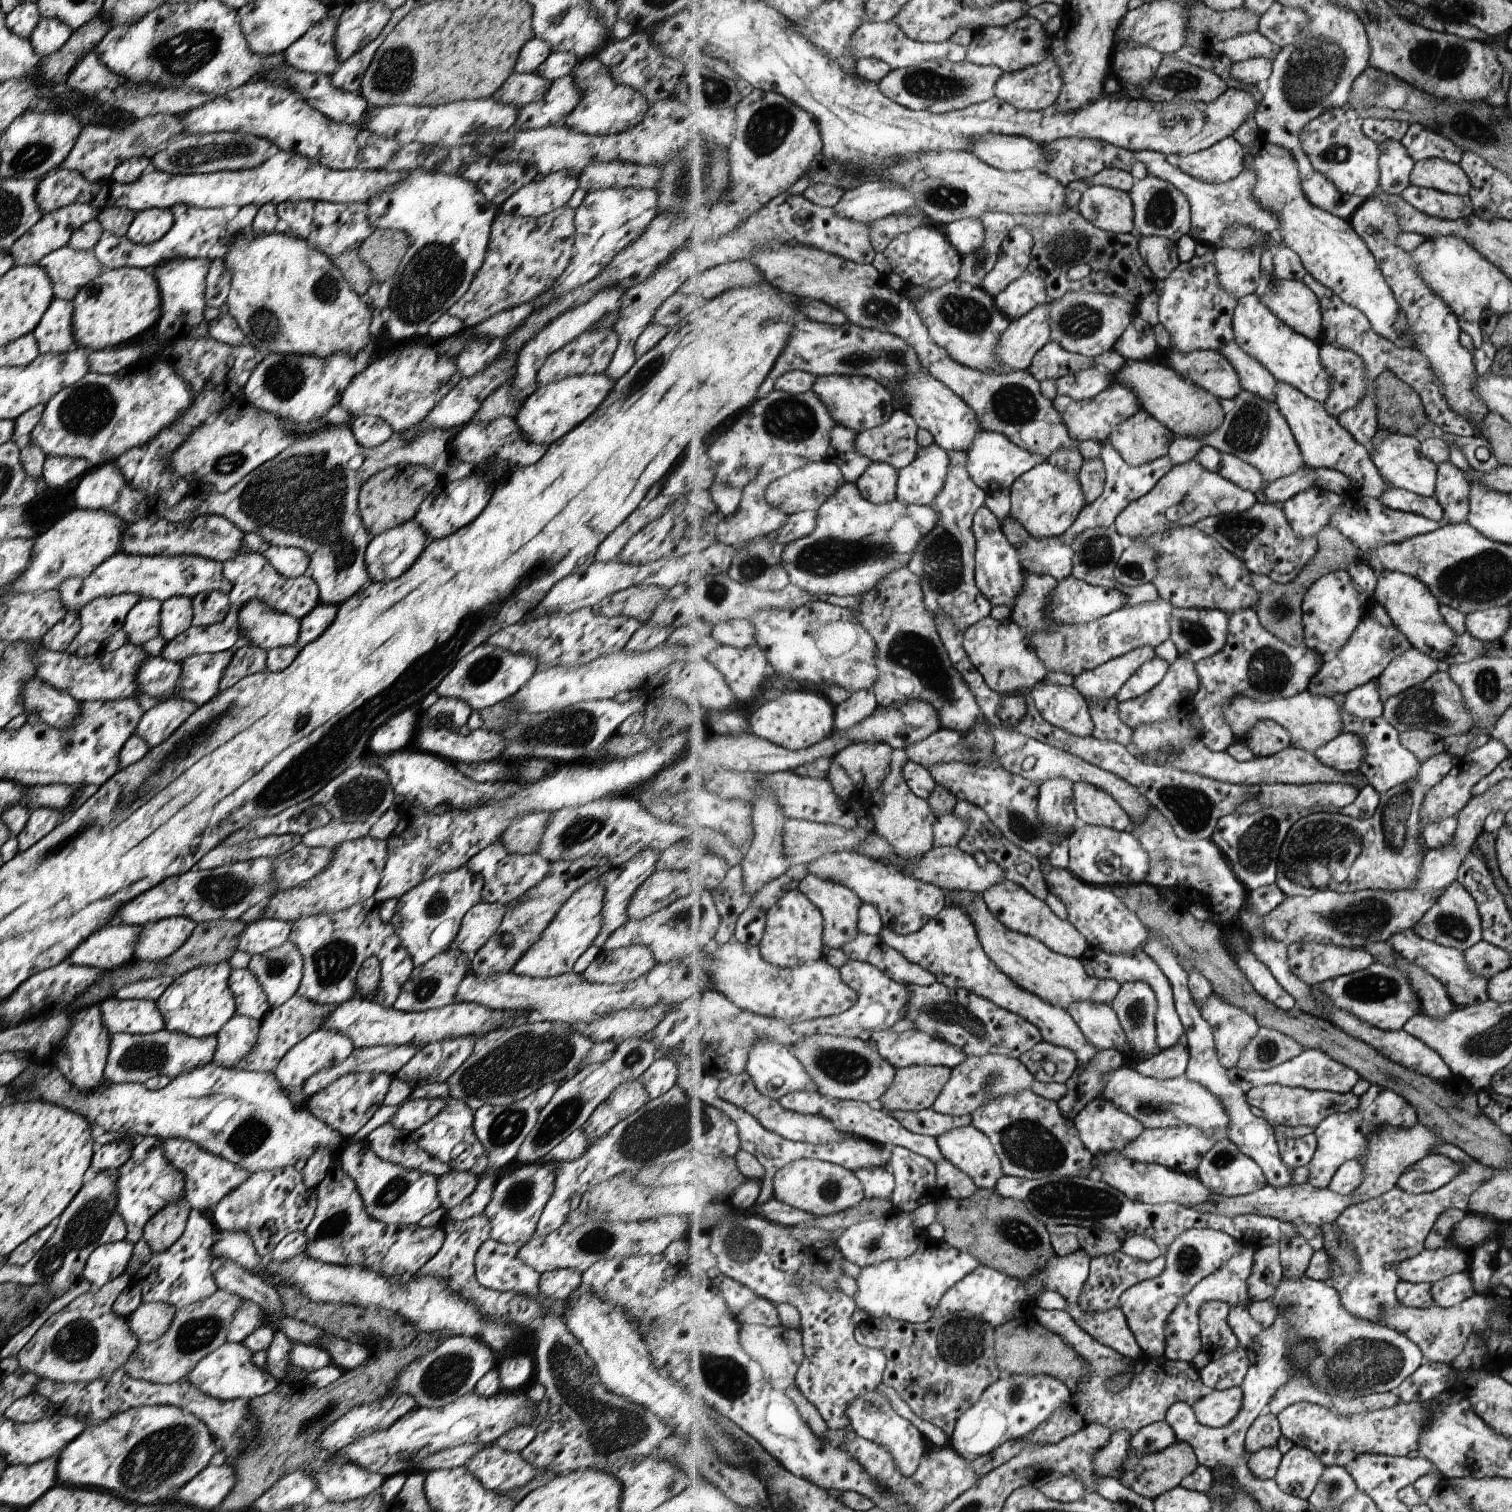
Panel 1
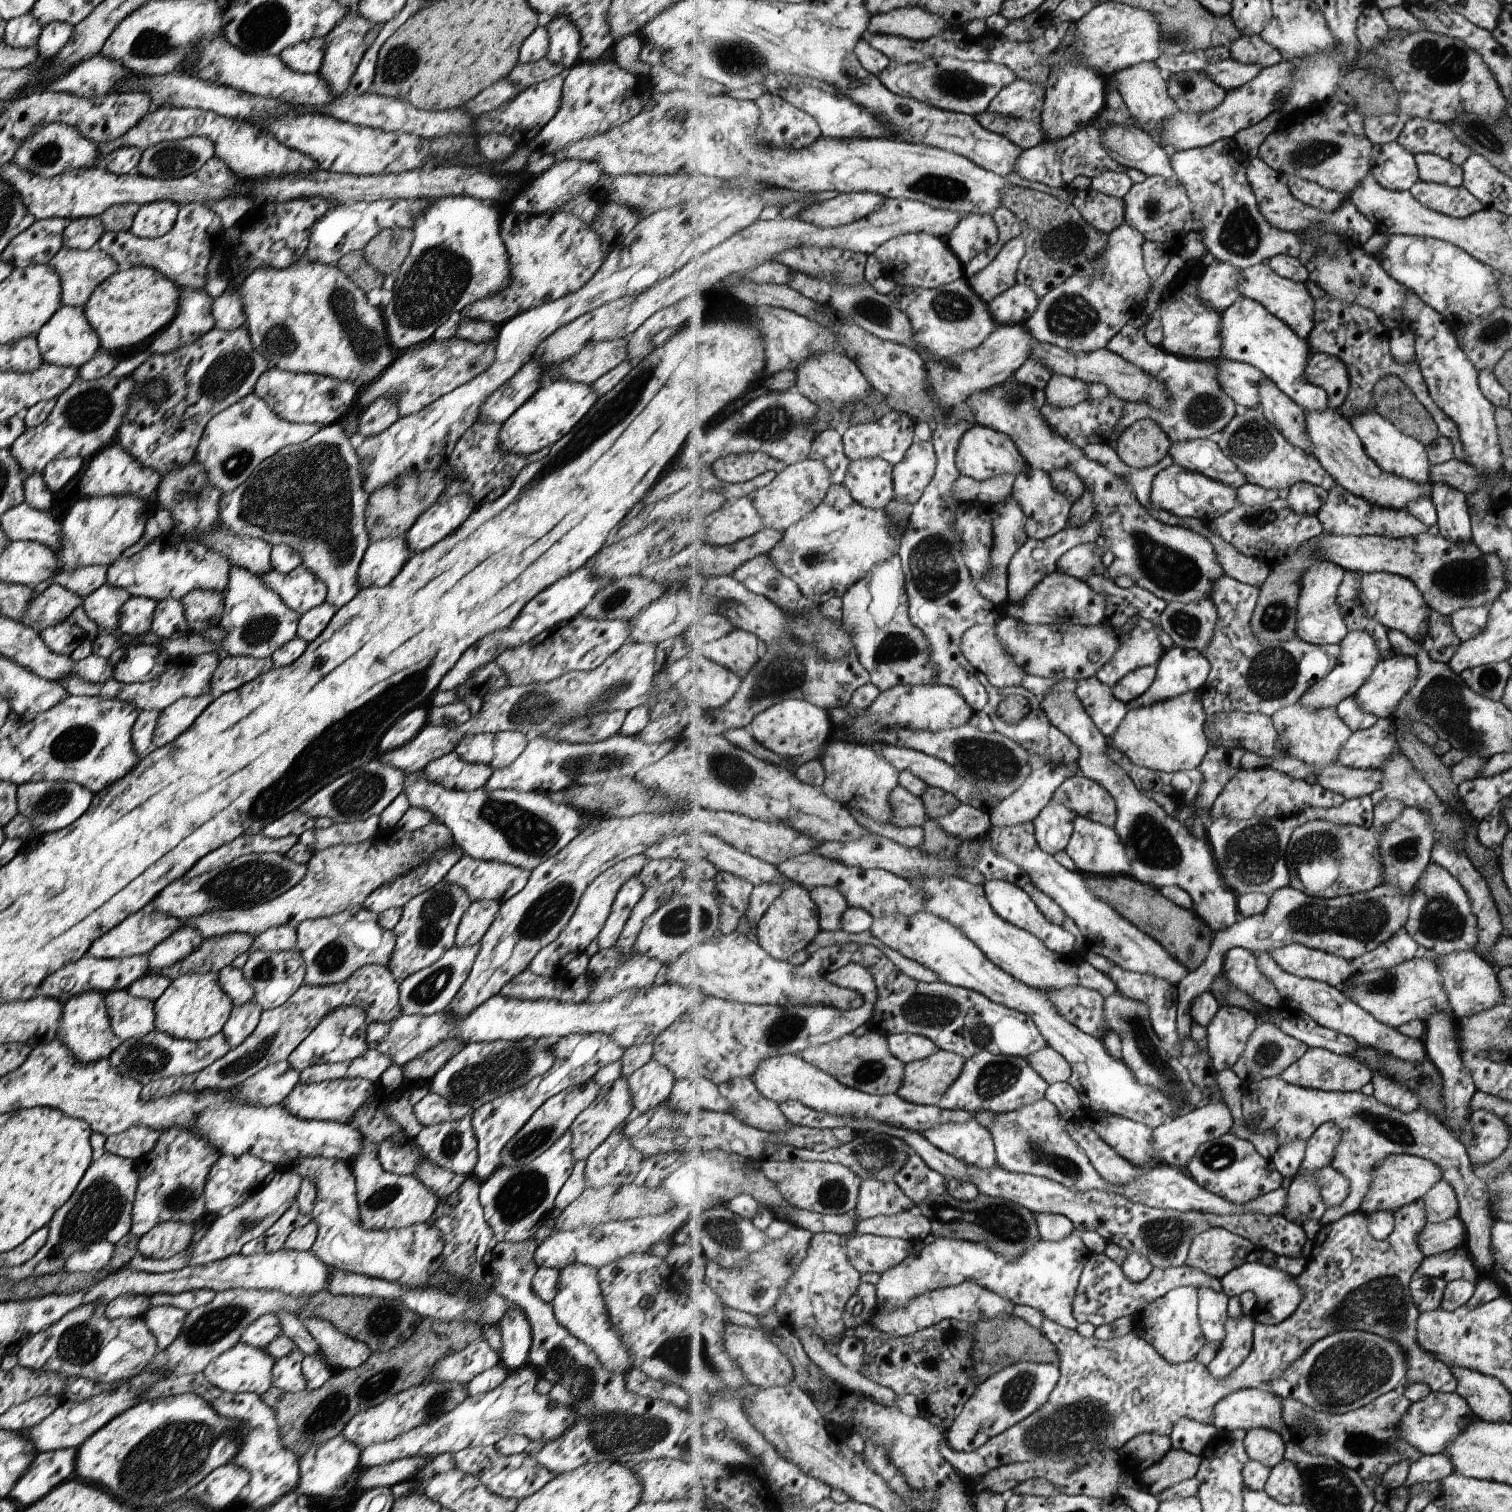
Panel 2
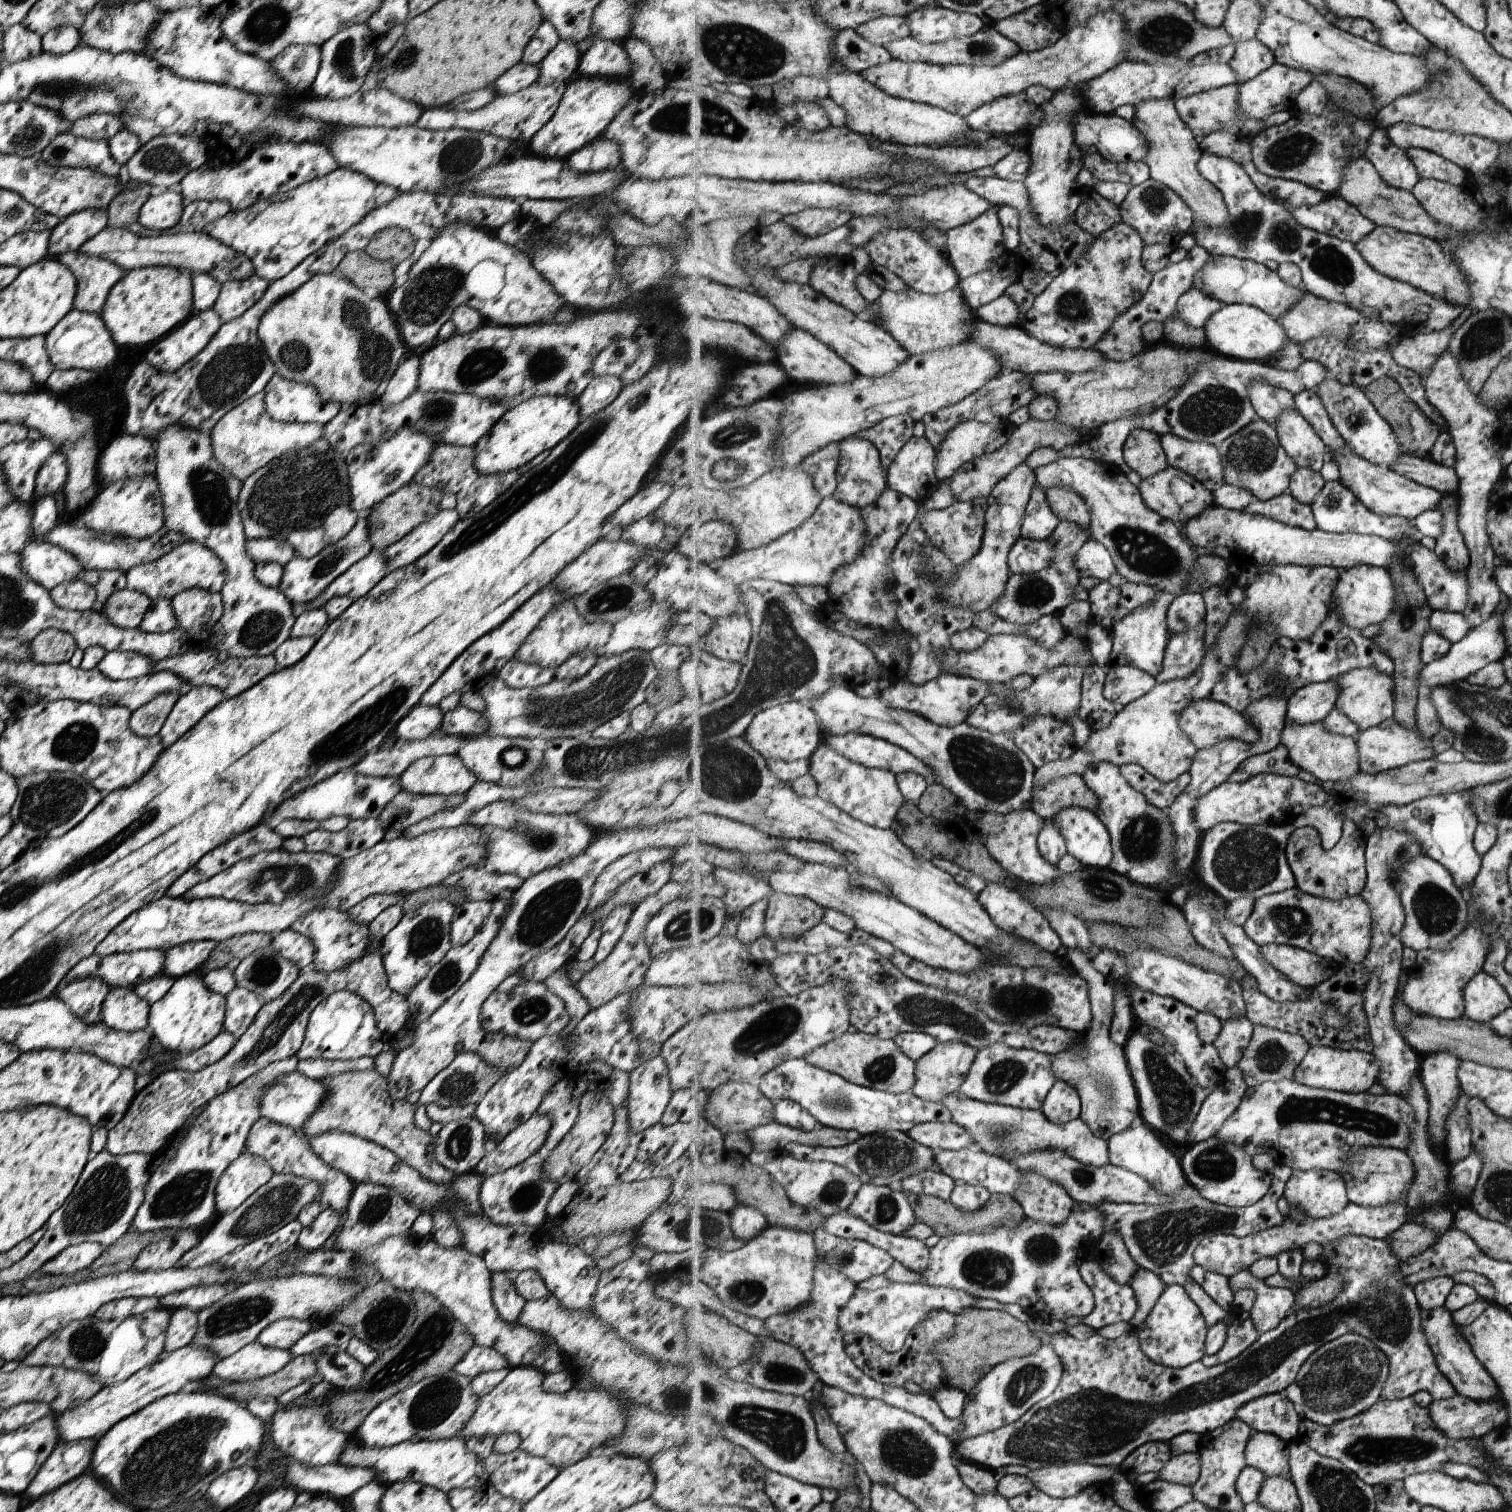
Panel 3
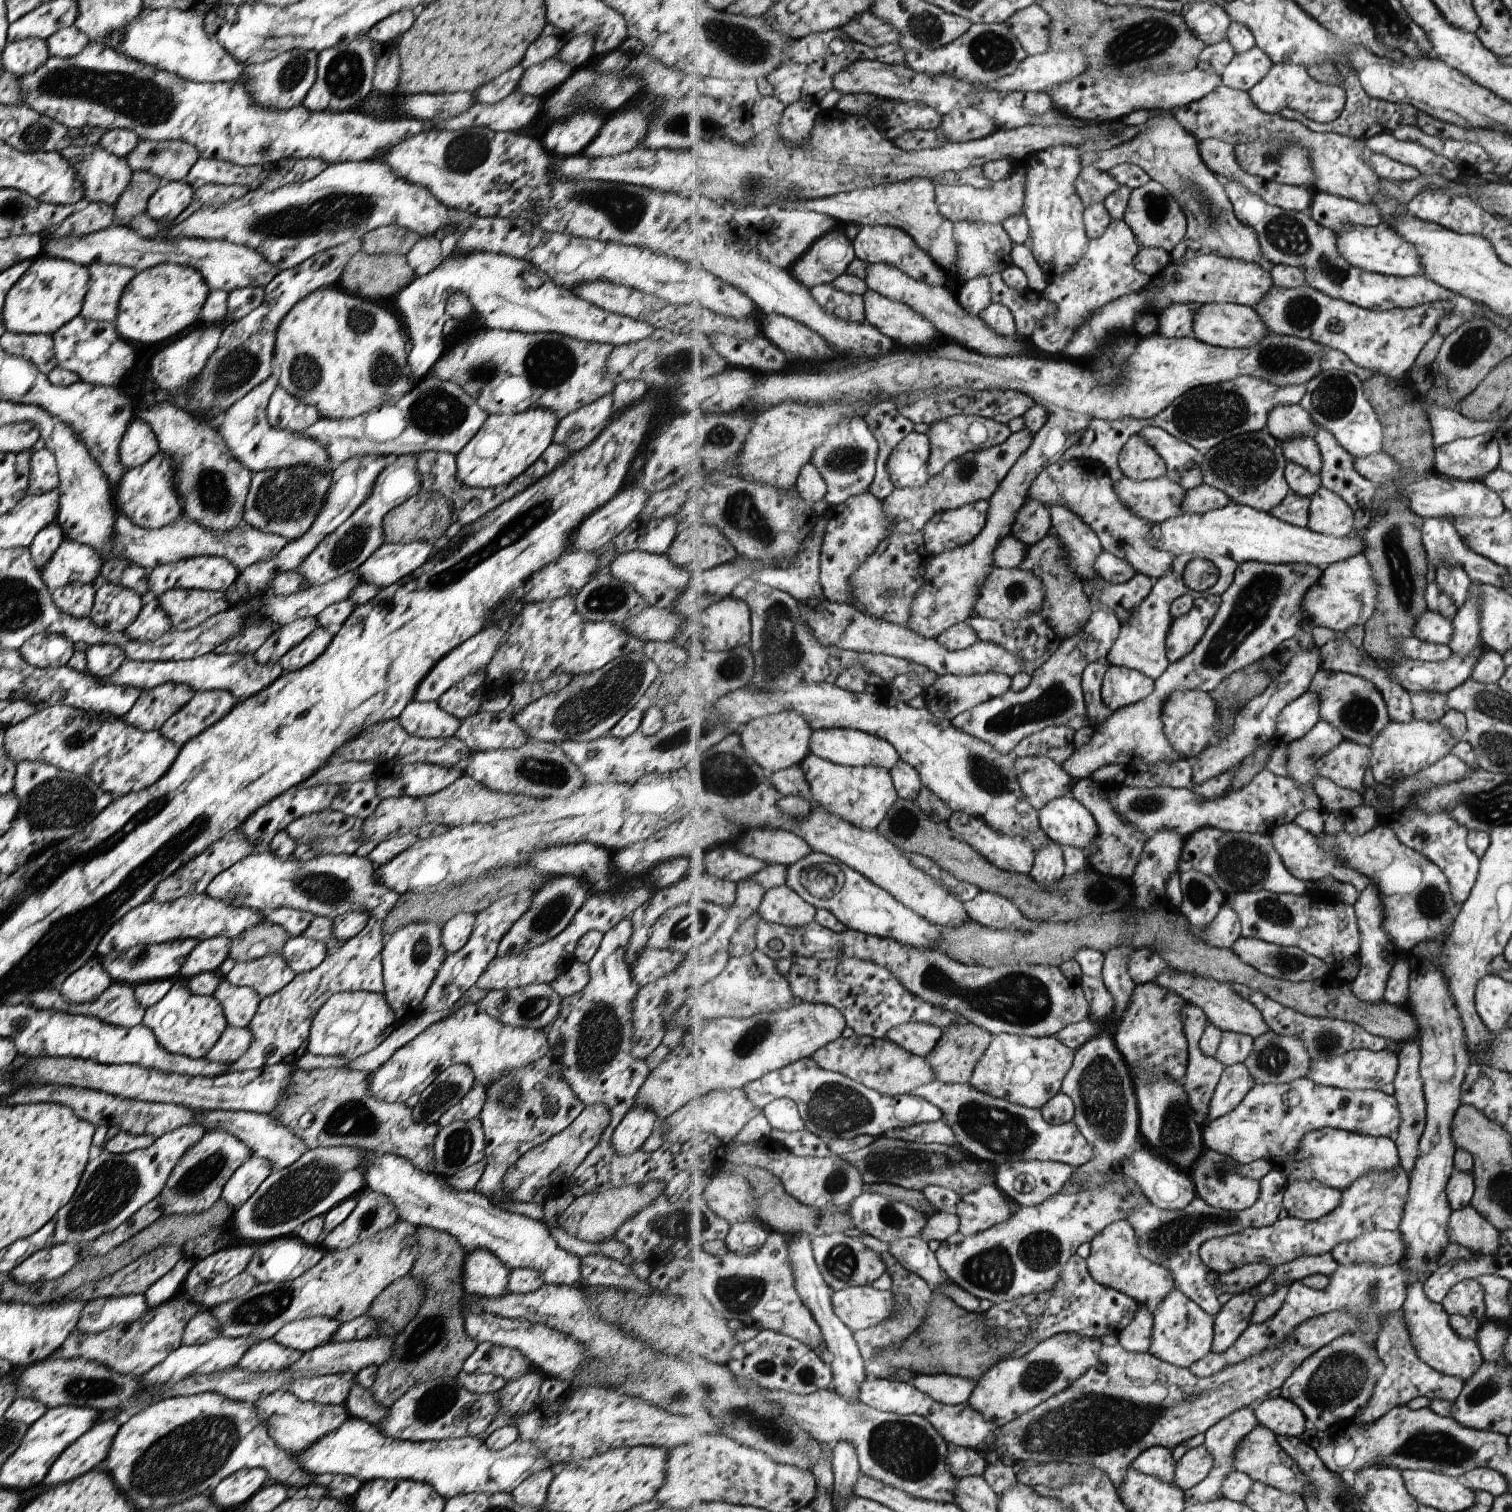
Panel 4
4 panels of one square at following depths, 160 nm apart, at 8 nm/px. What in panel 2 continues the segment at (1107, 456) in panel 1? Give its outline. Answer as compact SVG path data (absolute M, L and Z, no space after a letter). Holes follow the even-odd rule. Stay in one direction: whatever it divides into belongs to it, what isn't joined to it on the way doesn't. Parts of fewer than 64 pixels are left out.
M1093 518L1082 527L1065 528L1045 540L1029 539L1013 556L1008 566L1008 602L1021 602L1024 596L1039 584L1040 580L1057 571L1061 557L1069 549L1077 545L1099 542L1102 536L1101 525L1096 518Z

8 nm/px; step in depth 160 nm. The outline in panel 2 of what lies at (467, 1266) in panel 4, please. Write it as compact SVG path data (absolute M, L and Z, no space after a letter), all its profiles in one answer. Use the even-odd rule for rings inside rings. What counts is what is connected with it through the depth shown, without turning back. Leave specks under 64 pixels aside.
M508 1305L497 1322L500 1330L500 1362L509 1372L527 1364L530 1345L530 1324L524 1313L515 1306Z

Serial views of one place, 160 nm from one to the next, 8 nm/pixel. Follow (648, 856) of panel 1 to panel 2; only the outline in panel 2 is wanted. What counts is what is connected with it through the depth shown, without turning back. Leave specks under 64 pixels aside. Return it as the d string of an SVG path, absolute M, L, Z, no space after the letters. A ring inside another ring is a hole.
M636 876L625 881L618 888L617 894L611 903L609 914L596 936L599 949L610 949L614 946L624 922L627 920L633 906L642 897L644 890Z

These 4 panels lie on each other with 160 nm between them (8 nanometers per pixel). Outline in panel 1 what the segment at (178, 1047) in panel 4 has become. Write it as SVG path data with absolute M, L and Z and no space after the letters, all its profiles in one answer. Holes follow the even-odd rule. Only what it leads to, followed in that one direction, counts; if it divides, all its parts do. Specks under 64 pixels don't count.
M228 962L199 966L172 980L155 1001L161 1012L164 1030L193 1038L213 1036L235 1014L234 999L229 991L228 979L232 970Z

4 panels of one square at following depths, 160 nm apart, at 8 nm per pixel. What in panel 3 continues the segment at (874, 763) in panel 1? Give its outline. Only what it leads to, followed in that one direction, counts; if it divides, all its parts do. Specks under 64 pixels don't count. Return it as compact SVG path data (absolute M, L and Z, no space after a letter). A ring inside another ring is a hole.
M827 741L823 742L810 758L810 773L818 782L818 795L823 800L835 803L843 812L853 815L853 818L861 822L882 829L892 828L899 809L907 800L894 771L853 762L845 755L839 754Z

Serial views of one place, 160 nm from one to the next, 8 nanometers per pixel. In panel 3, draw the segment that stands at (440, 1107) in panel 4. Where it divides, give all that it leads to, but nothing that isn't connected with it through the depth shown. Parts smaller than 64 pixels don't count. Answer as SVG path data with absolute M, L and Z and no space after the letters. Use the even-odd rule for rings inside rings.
M457 1053L453 1060L440 1070L425 1086L420 1090L417 1104L435 1103L440 1107L453 1107L457 1105L477 1104L486 1090L505 1073L486 1065L475 1053Z

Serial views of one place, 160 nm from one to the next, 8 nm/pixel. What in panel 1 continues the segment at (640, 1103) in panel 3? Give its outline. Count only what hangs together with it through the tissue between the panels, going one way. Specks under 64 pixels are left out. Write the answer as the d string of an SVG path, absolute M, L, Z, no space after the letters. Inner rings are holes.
M658 1055L639 1077L650 1099L665 1094L671 1086L676 1084L678 1070L673 1059Z

